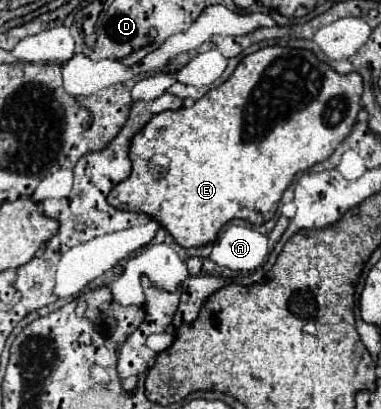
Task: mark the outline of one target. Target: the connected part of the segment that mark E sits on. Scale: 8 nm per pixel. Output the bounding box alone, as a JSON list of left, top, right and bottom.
[107,47,363,247]

